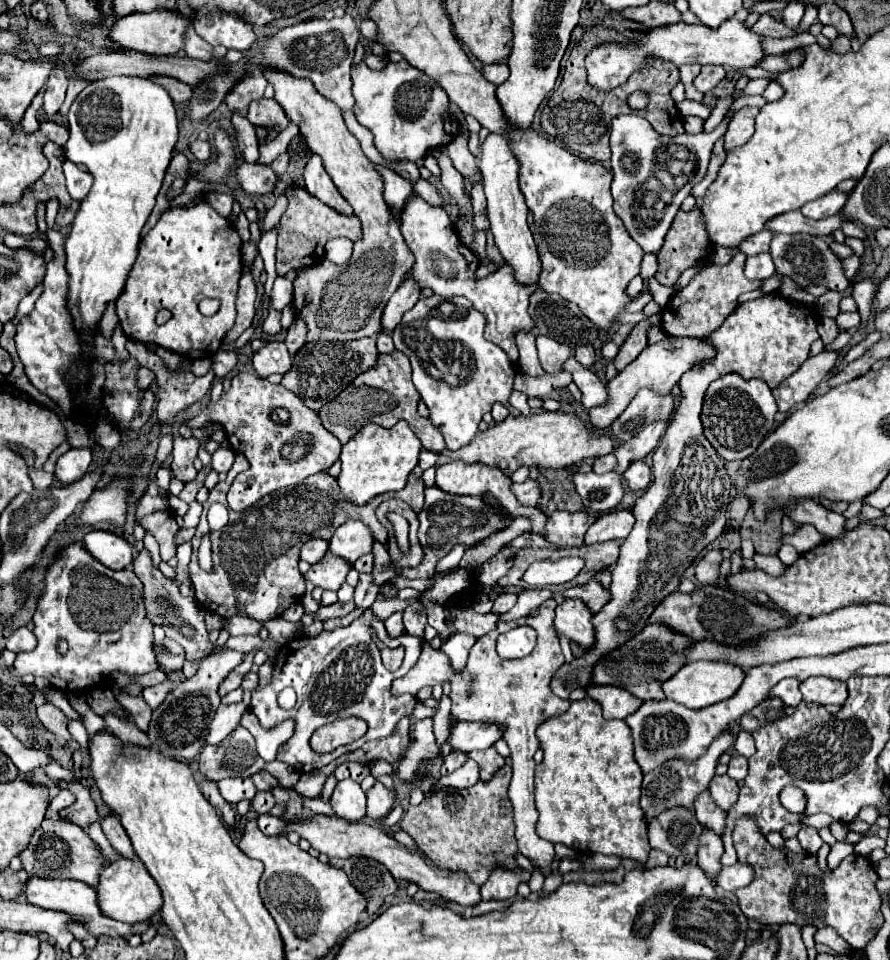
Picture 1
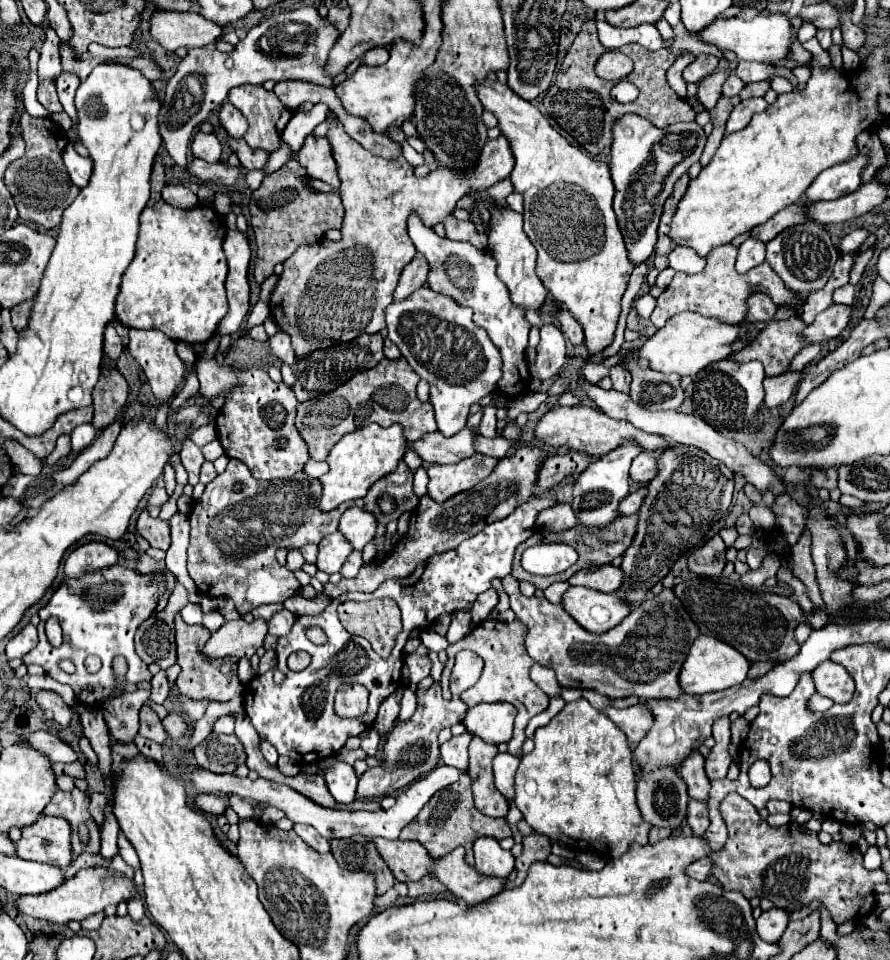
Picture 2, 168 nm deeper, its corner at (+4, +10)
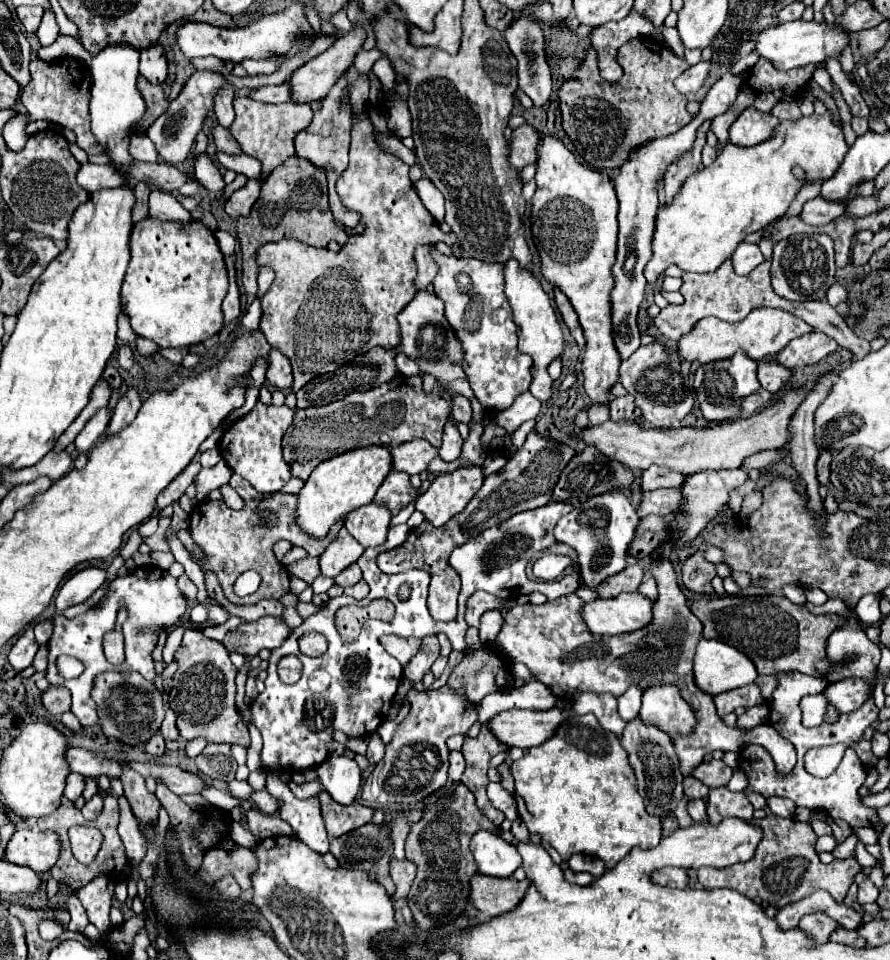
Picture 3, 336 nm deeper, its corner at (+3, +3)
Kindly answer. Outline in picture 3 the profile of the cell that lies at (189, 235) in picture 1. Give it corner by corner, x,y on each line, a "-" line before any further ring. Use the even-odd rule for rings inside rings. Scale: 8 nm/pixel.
147,217
131,231
131,263
121,287
121,305
139,337
155,341
159,347
191,347
207,341
223,327
221,301
227,293
227,269
213,231
201,221
177,223

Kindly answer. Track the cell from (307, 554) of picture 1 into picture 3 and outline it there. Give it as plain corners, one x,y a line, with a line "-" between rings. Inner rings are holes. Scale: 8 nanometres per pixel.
305,557
305,559
299,559
291,565
287,565
287,571
291,577
299,577
307,583
313,583
315,577
321,575
319,571
319,559
317,557

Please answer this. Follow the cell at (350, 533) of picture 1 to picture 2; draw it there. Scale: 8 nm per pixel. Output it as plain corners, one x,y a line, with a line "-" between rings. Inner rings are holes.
348,508
340,518
340,532
348,538
354,550
362,550
374,536
376,536
378,520
372,512
362,508

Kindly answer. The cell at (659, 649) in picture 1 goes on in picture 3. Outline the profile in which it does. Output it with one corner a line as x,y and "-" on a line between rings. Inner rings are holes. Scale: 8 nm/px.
653,561
649,565
649,571
657,579
659,597
653,603
653,621
649,621
645,629
637,629
637,633
625,633
621,637
593,635
589,629
585,629
585,623
579,617
579,607
583,605
583,601
575,593
571,593
543,605
525,603
511,607
495,643
503,649
503,653
507,653
513,663
521,661
523,665
527,665
531,673
543,685
547,685
557,699
565,701
575,699
581,693
611,693
613,697
619,697
631,685
639,689
661,683
677,685
681,697
695,709
699,721
693,735
675,739
675,751
683,777
691,777
693,769
703,761
707,753
713,753
721,747
733,747
733,751
737,751
745,743
763,745
773,755
777,773
789,775
795,765
795,747
789,745
789,741
781,739
781,735
767,723
759,723
747,733
727,727
717,717
713,697
697,689
693,681
693,655
697,641
703,637
703,625
691,613
689,603
677,585
671,561

